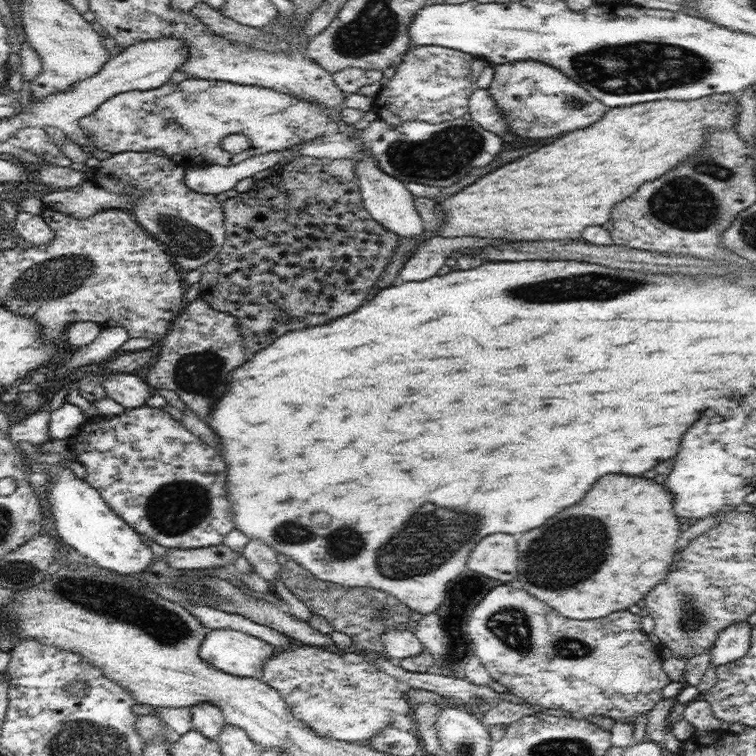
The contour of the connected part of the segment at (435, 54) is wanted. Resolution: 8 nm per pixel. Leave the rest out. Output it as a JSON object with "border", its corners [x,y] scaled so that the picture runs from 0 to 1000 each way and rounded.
{"border":[[[550,60],[548,66],[536,69],[524,98],[497,126],[492,146],[500,156],[521,168],[541,159],[579,164],[608,156],[620,148],[620,130],[630,118],[630,111],[619,104],[624,82],[623,71],[601,63]]]}

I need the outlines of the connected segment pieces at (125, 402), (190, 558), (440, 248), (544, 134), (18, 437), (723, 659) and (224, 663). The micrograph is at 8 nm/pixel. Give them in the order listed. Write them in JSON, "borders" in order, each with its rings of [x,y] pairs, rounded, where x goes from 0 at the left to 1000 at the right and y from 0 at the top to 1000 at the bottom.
{"borders":[[[[151,493],[143,496],[135,507],[140,525],[148,526],[164,540],[183,540],[193,534],[193,529],[204,521],[204,515],[175,493]]],[[[296,720],[271,725],[222,725],[220,743],[233,754],[288,751],[308,746],[319,735]]],[[[582,310],[561,317],[529,356],[526,368],[537,373],[556,373],[577,365],[593,340],[606,339],[612,328],[638,328],[651,323],[667,323],[669,317],[638,317],[632,312],[586,313]]],[[[688,79],[653,87],[651,111],[644,116],[671,161],[673,175],[690,183],[733,183],[762,169],[778,169],[806,144],[769,111],[741,93],[710,79]]],[[[61,536],[38,549],[34,557],[13,563],[11,579],[17,586],[34,583],[44,590],[67,583],[66,574],[63,574],[63,562],[66,562],[67,553],[66,544],[69,544],[66,540],[69,541],[70,536]]],[[[978,820],[955,833],[940,860],[940,881],[947,882],[981,870],[993,851],[995,829],[989,821]]],[[[279,832],[266,852],[266,872],[310,894],[343,896],[351,873],[365,858],[345,844],[320,835]]]]}

